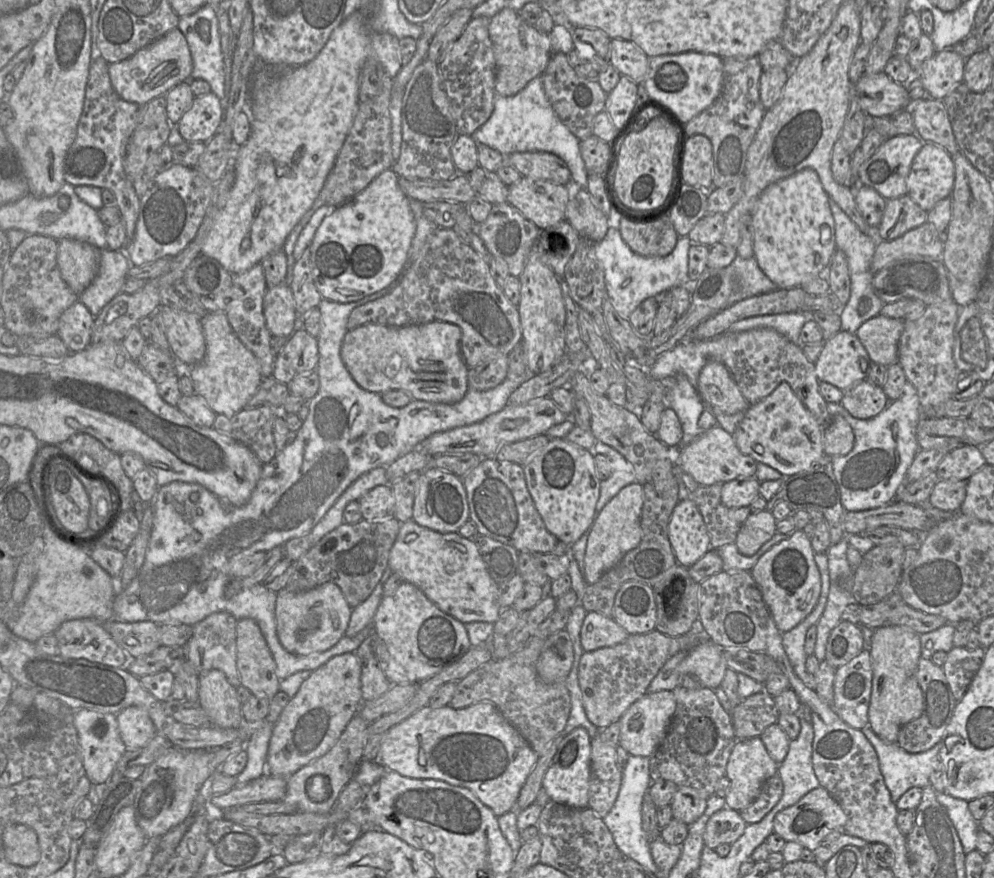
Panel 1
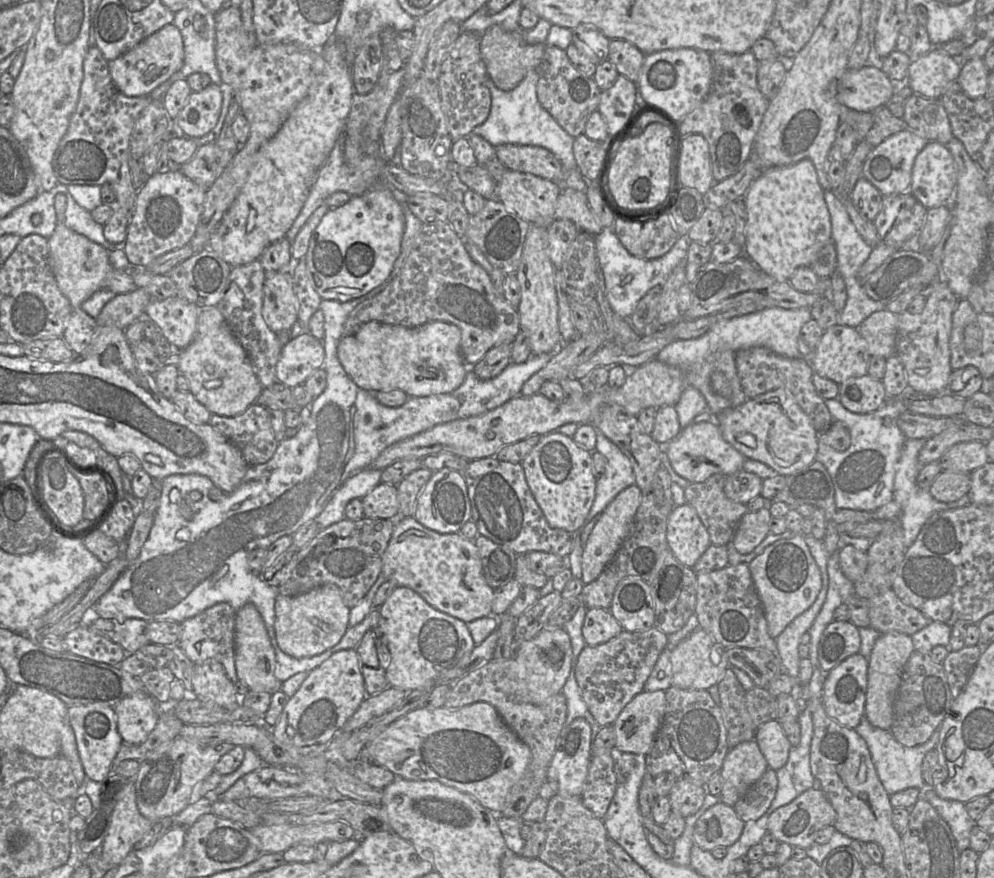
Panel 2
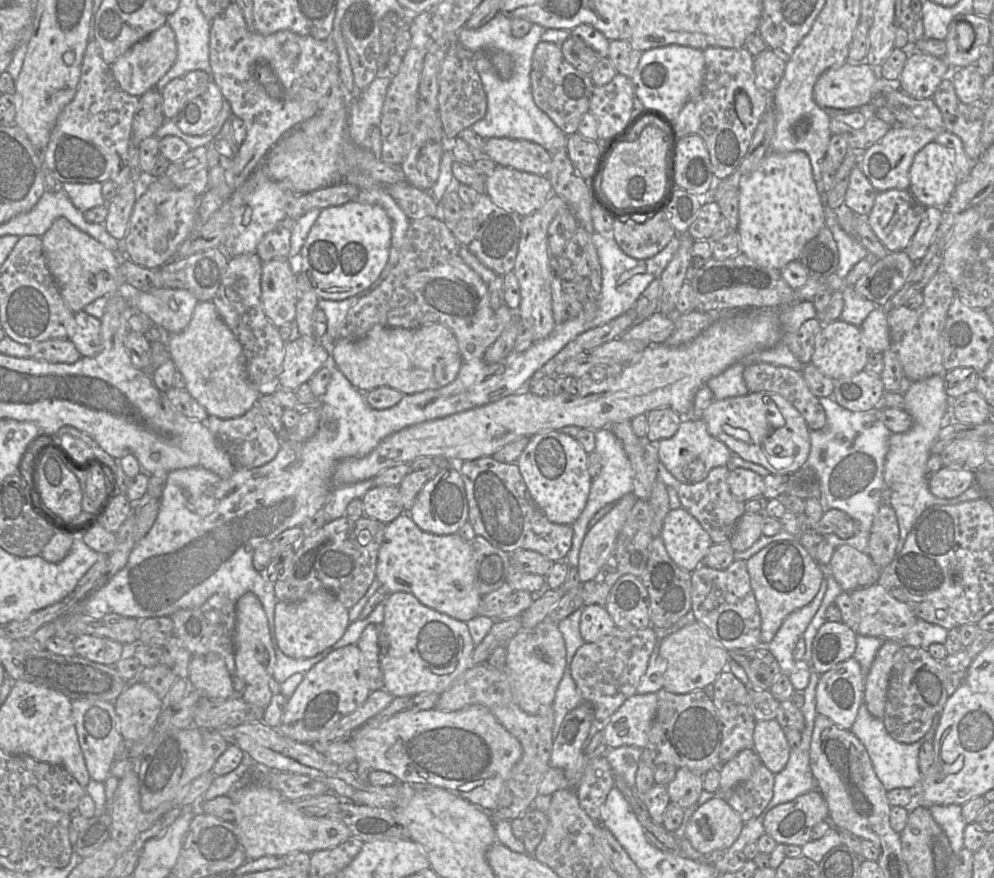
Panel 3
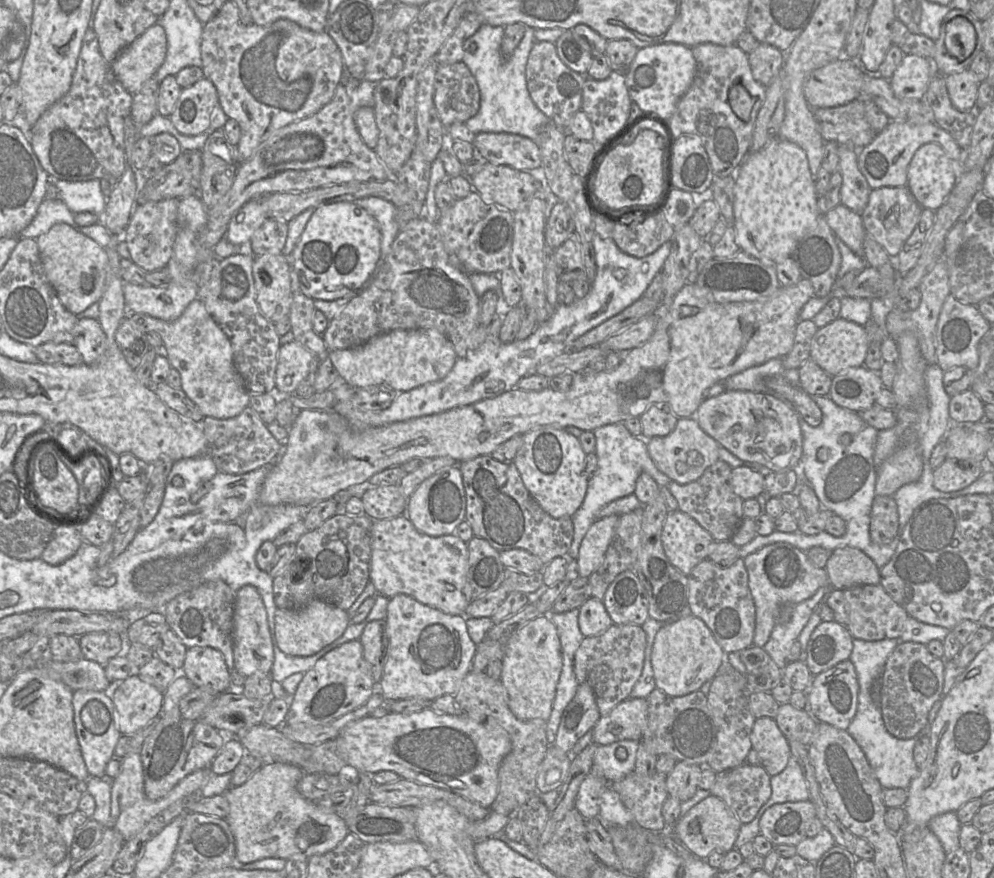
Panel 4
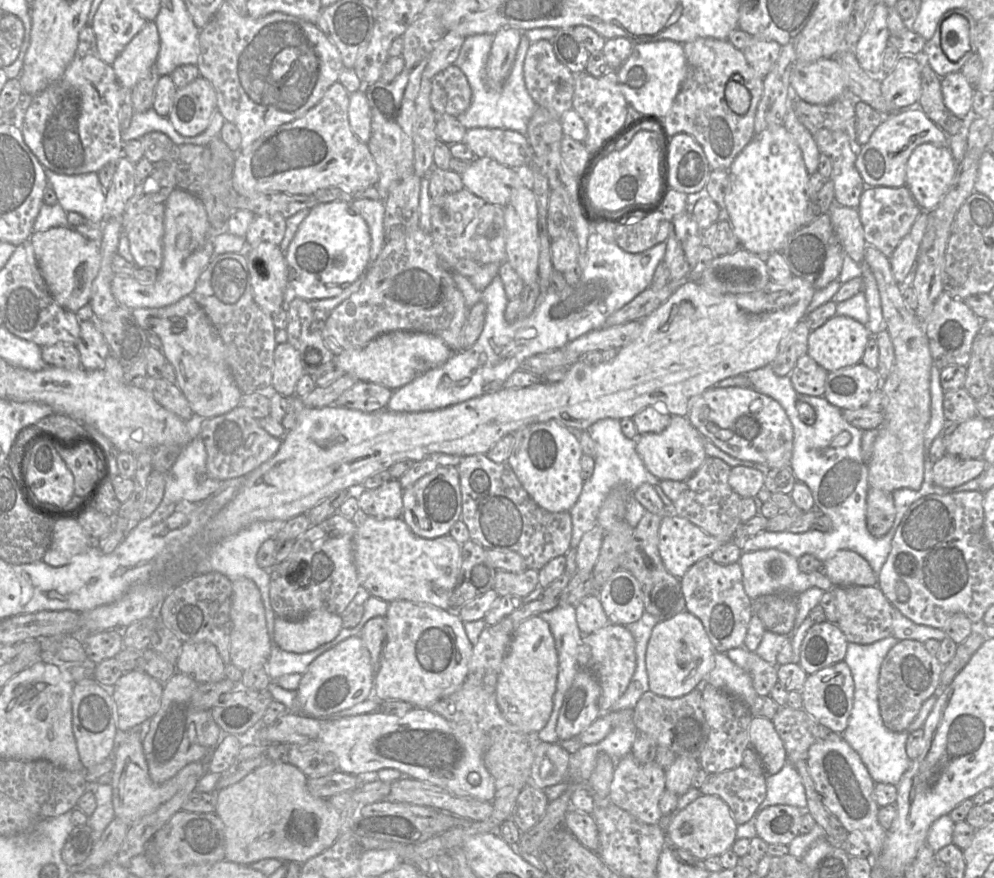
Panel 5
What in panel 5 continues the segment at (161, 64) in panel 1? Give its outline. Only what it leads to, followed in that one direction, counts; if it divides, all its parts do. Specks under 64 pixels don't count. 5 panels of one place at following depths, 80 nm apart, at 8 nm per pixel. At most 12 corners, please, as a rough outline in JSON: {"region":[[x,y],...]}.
{"region":[[147,21],[111,65],[132,89],[156,64],[157,26]]}

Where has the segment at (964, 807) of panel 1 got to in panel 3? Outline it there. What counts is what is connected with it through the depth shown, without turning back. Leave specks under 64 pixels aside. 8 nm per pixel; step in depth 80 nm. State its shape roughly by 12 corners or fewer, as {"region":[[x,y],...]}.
{"region":[[933,805],[954,853],[964,848],[961,805]]}

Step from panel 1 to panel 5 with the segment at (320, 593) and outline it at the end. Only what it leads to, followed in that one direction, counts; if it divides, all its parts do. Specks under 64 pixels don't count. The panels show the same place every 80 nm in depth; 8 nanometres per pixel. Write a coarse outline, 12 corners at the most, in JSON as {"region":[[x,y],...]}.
{"region":[[314,610],[275,618],[275,642],[311,652],[337,637],[342,617]]}

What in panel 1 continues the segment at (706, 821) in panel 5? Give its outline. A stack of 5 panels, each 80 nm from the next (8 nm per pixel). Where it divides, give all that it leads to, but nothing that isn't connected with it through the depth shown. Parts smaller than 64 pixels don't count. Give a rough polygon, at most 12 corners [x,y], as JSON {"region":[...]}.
{"region":[[724,807],[708,820],[704,844],[733,844],[747,823]]}

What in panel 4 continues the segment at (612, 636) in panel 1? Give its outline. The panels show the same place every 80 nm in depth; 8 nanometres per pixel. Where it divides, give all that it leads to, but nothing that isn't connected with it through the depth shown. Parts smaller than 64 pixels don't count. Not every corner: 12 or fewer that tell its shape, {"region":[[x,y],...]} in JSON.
{"region":[[589,597],[579,607],[584,637],[612,624],[602,600]]}

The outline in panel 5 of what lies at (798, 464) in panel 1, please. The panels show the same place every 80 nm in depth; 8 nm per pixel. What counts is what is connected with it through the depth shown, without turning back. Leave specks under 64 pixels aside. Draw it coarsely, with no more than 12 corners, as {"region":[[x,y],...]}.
{"region":[[711,387],[686,417],[733,458],[790,465],[792,424],[753,388]]}

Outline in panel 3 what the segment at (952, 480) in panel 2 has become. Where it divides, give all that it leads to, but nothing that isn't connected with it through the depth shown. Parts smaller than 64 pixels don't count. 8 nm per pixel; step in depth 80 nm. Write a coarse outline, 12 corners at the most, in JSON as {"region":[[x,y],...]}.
{"region":[[943,466],[929,480],[938,498],[955,498],[976,472]]}

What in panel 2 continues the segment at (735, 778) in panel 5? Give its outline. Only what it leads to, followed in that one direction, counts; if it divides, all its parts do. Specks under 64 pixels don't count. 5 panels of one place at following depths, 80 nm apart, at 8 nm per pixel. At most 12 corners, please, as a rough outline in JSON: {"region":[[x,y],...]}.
{"region":[[768,768],[733,806],[745,823],[756,821],[776,796]]}

